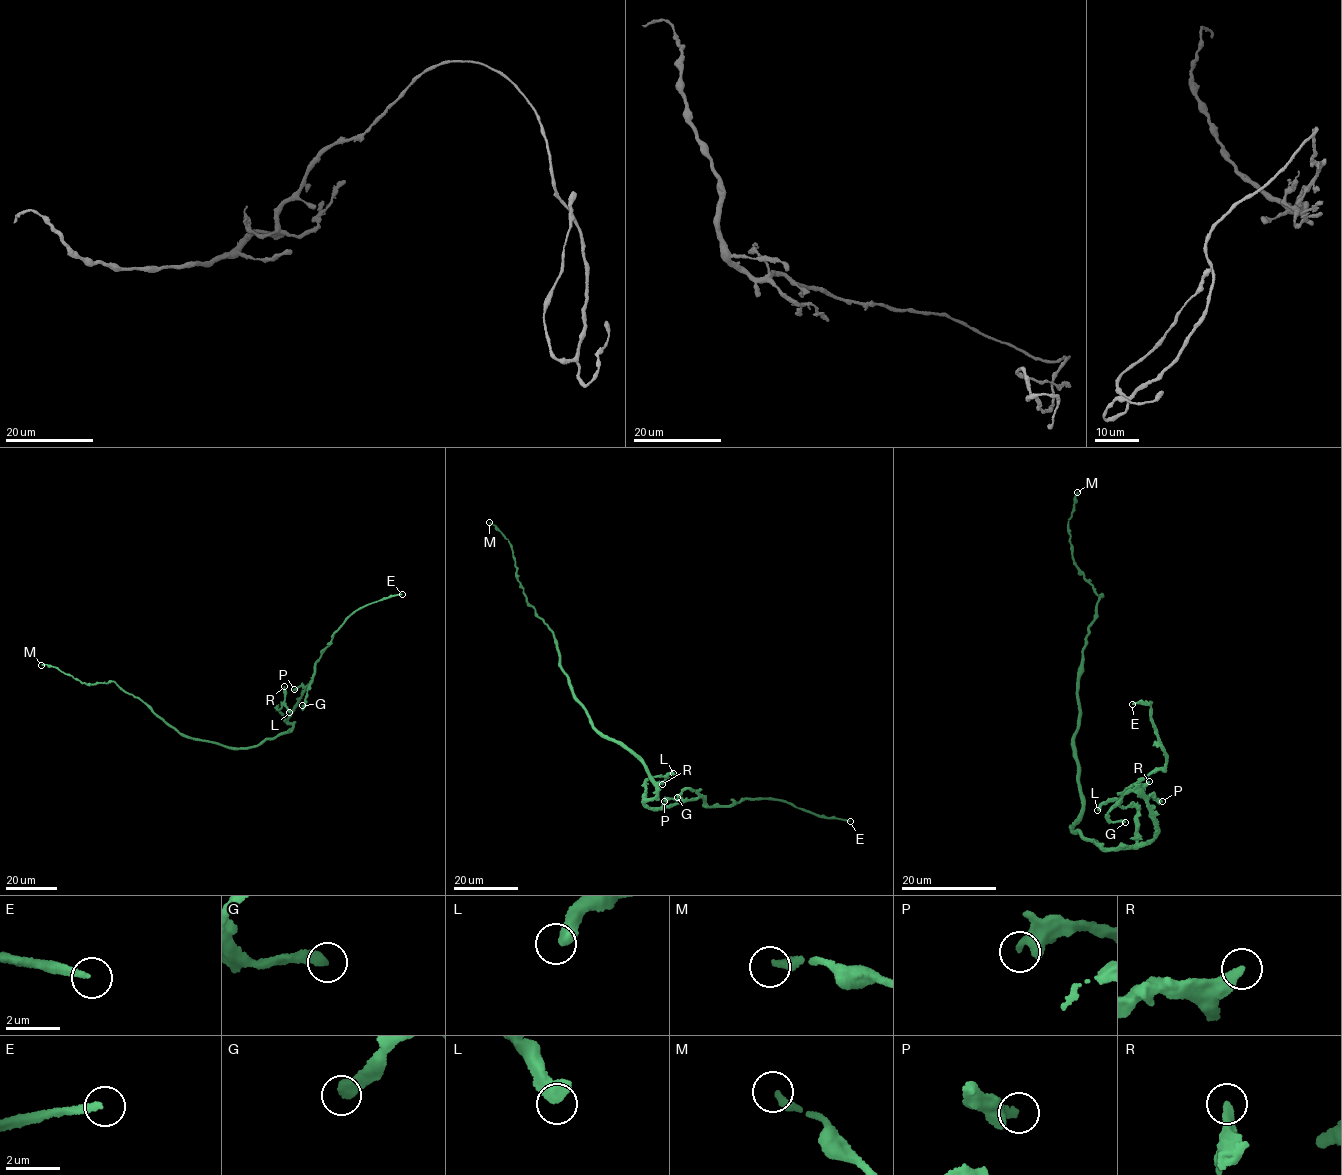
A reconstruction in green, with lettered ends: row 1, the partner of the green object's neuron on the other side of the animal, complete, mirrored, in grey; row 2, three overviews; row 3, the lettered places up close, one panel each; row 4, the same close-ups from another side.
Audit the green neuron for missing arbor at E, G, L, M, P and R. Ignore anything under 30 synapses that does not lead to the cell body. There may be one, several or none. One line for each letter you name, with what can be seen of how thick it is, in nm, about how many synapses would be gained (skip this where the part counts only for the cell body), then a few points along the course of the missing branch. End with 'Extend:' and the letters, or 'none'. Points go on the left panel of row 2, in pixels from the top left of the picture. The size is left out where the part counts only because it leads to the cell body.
E: calibre 240 nm; 190 synapses
Extend: E

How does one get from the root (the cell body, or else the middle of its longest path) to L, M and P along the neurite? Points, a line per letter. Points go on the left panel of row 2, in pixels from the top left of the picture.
L: (262, 742), (293, 728), (276, 708), (279, 710), (285, 705), (289, 712)
M: (262, 742), (242, 748), (193, 739), (177, 731), (116, 683), (85, 684), (52, 666), (41, 665)
P: (262, 742), (293, 728), (288, 719), (304, 688), (300, 685), (294, 689)

